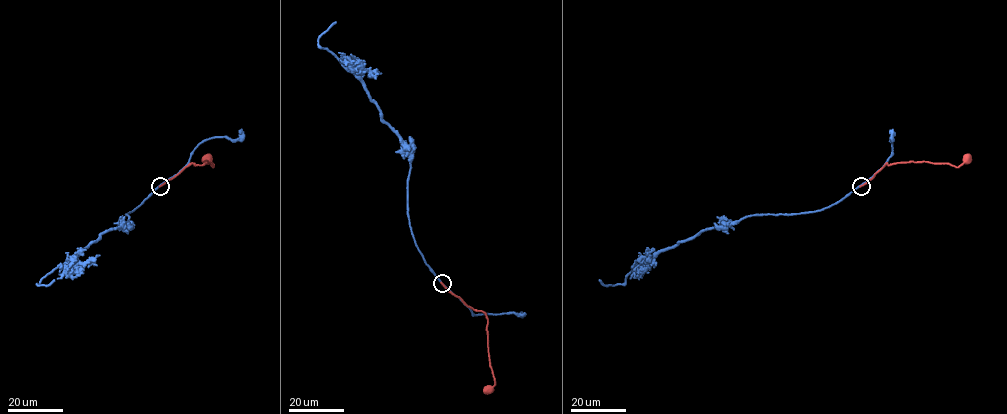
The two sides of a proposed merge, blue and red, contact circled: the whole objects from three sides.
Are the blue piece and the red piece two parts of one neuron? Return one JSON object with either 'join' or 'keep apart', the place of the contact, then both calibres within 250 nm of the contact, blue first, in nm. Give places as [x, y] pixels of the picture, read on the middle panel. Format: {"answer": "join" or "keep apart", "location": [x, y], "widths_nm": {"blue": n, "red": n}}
{"answer": "keep apart", "location": [442, 283], "widths_nm": {"blue": 220, "red": 240}}

